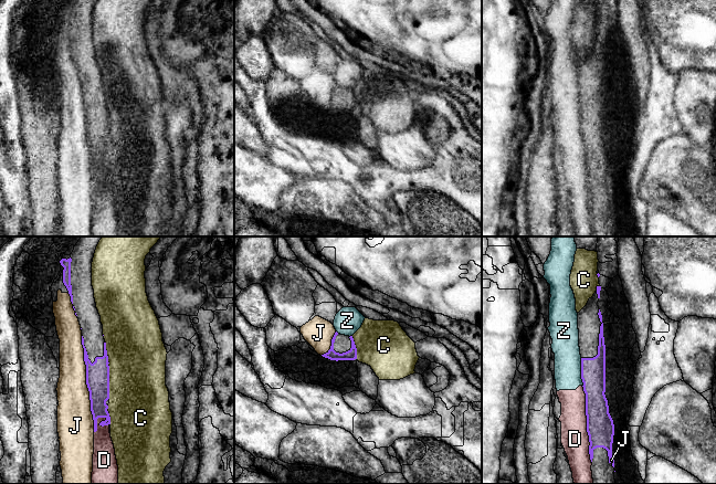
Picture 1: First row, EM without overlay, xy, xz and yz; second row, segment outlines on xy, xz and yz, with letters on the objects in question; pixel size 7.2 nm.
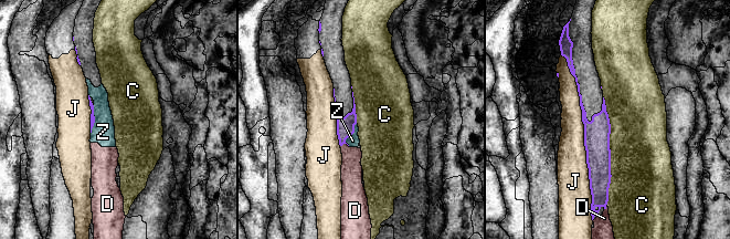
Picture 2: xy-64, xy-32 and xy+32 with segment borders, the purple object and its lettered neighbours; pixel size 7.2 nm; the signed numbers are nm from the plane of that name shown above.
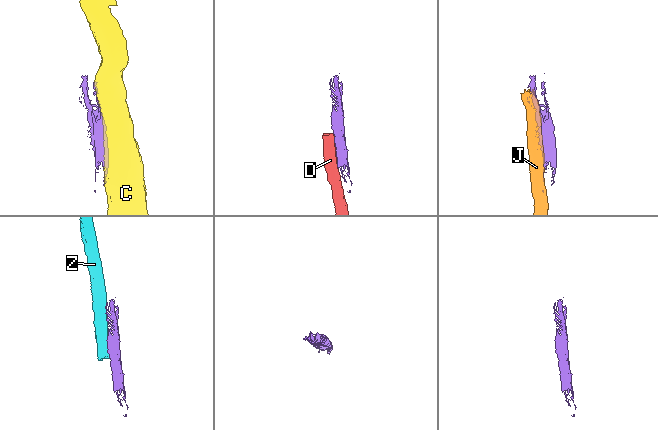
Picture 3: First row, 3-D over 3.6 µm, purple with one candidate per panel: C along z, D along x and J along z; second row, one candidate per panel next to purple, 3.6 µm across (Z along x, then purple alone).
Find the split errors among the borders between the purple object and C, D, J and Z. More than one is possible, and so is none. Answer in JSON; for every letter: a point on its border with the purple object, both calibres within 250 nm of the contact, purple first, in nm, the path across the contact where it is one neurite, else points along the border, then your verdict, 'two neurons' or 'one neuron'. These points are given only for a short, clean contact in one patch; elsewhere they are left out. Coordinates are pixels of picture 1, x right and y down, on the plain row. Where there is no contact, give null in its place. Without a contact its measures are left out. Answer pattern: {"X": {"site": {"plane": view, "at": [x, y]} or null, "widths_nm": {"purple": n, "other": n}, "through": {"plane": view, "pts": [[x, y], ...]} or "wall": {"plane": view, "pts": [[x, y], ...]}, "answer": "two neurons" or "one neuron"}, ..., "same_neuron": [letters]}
{"C": {"site": {"plane": "xy", "at": [108, 123]}, "widths_nm": {"purple": 180, "other": 420}, "answer": "two neurons"}, "D": {"site": {"plane": "yz", "at": [587, 176]}, "widths_nm": {"purple": 200, "other": 200}, "answer": "two neurons"}, "J": {"site": {"plane": "xy", "at": [86, 136]}, "widths_nm": {"purple": 180, "other": 260}, "answer": "two neurons"}, "Z": {"site": {"plane": "yz", "at": [581, 125]}, "widths_nm": {"purple": 180, "other": 200}, "answer": "two neurons"}, "same_neuron": []}

